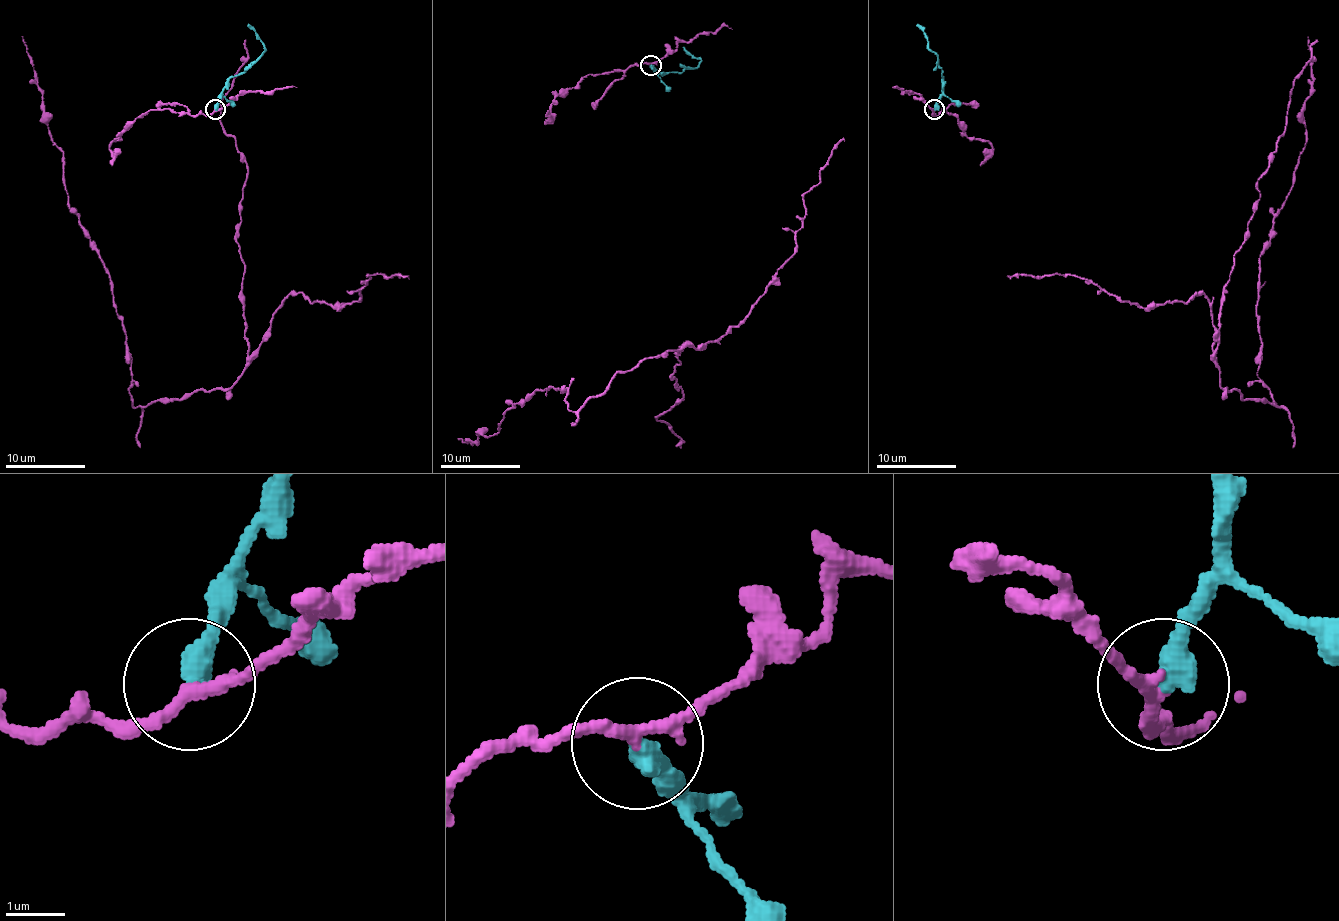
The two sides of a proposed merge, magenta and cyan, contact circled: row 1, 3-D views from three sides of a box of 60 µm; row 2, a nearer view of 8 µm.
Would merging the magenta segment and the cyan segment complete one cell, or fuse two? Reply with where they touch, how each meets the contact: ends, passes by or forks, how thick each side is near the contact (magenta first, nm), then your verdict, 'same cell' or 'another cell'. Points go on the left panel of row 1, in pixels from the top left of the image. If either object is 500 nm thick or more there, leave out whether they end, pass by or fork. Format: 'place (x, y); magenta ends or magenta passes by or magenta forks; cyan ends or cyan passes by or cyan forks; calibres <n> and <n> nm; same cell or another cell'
place (215, 109); magenta passes by; cyan ends; calibres 200 and 400 nm; another cell

